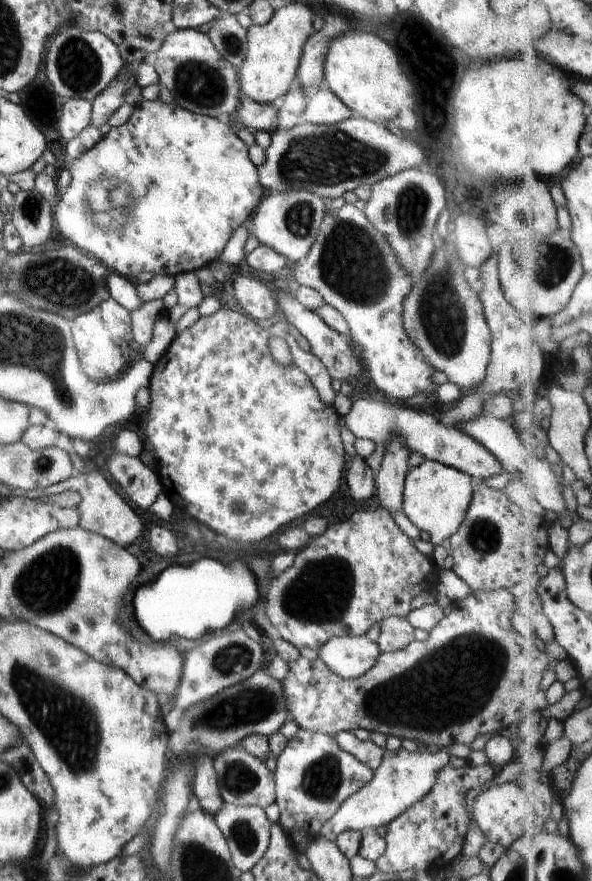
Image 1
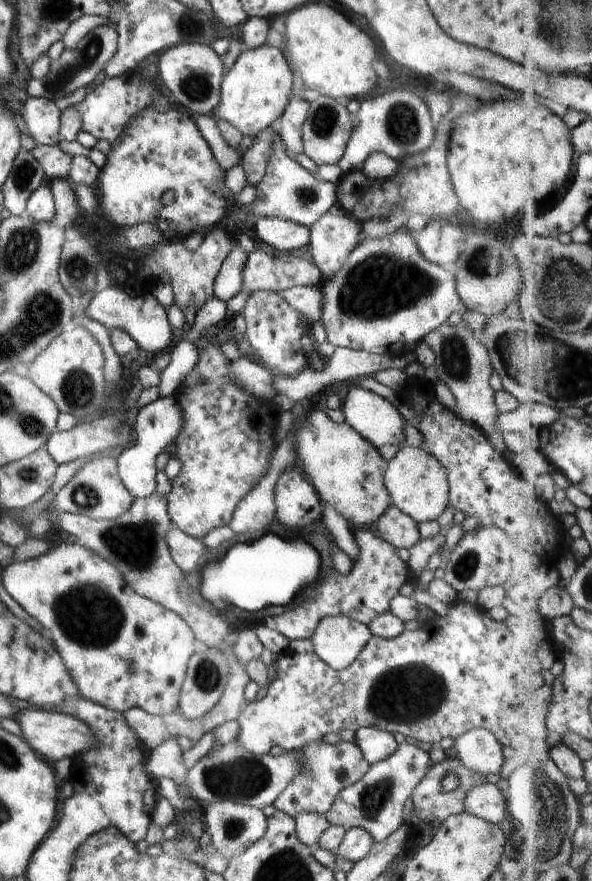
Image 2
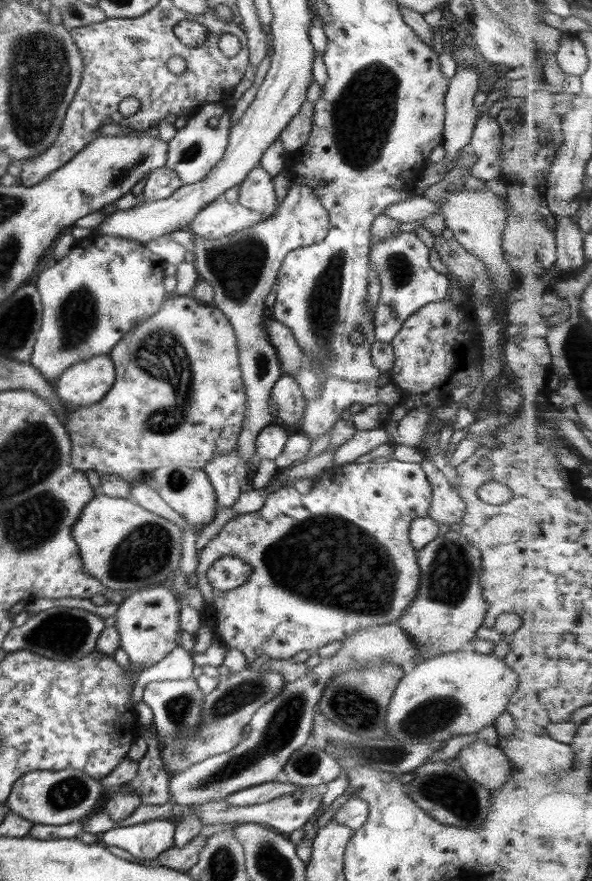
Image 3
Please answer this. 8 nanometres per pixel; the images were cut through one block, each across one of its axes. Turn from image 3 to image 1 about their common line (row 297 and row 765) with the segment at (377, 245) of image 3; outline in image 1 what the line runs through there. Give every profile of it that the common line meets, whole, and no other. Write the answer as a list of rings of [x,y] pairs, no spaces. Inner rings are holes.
[[[403,747],[397,750],[386,749],[380,766],[373,771],[372,780],[362,790],[351,794],[350,798],[342,802],[338,812],[322,824],[319,836],[336,842],[338,835],[344,831],[363,831],[387,826],[432,790],[438,770],[448,765],[449,758],[450,755],[443,748],[438,752],[409,752]]]

